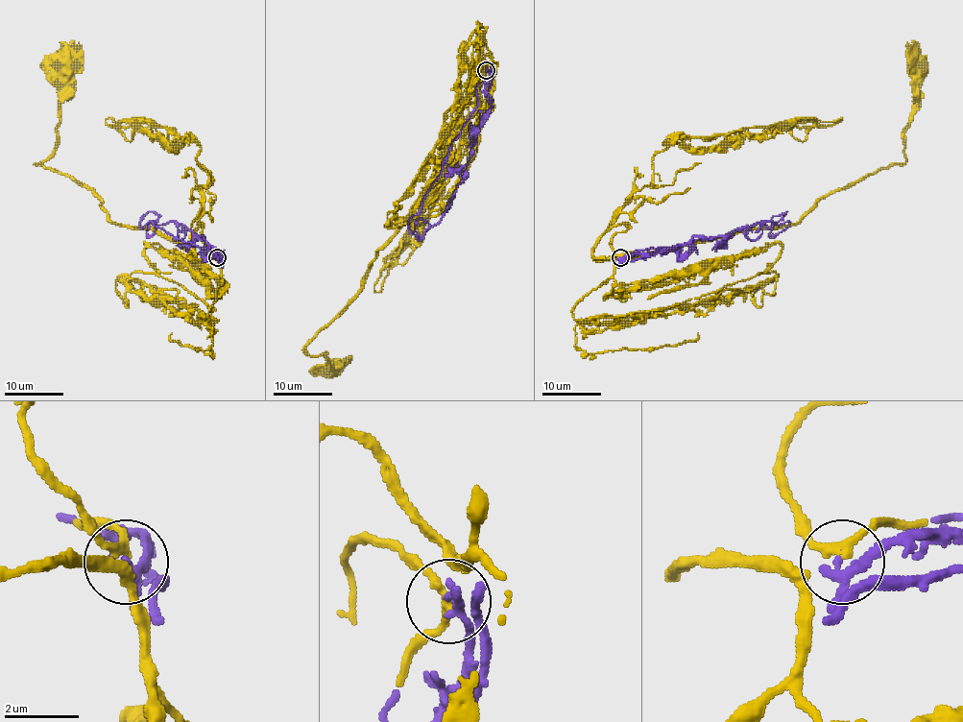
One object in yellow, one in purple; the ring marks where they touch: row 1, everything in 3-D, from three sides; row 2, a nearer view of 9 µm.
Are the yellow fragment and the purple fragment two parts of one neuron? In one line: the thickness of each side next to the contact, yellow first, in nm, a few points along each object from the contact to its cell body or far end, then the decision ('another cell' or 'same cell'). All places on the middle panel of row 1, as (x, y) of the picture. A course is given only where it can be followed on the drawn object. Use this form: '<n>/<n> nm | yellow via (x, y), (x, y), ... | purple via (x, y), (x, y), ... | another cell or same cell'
170/170 nm | yellow via (486, 70), (471, 61), (471, 77), (464, 42), (459, 111), (431, 181), (359, 292), (306, 347), (334, 370) | purple via (486, 70), (491, 113), (467, 177), (418, 239), (418, 221), (428, 224), (417, 236), (411, 218), (478, 84) | same cell

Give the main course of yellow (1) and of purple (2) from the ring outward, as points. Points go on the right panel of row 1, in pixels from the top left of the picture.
1: (620, 257), (612, 241), (627, 229), (613, 225), (597, 258), (795, 225), (821, 198), (901, 164), (920, 67)
2: (620, 257), (789, 222), (771, 236), (771, 219), (786, 211), (768, 228), (759, 222), (634, 252)

